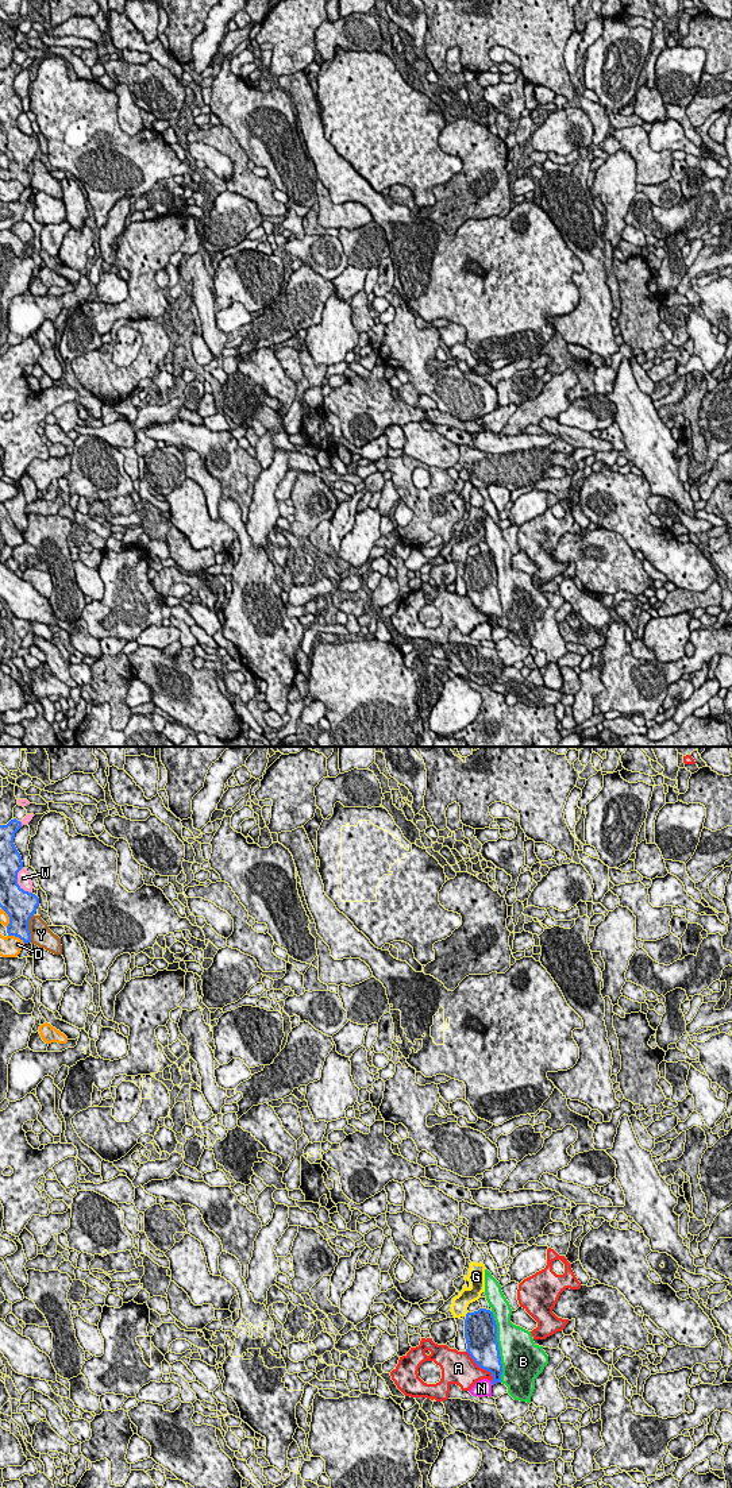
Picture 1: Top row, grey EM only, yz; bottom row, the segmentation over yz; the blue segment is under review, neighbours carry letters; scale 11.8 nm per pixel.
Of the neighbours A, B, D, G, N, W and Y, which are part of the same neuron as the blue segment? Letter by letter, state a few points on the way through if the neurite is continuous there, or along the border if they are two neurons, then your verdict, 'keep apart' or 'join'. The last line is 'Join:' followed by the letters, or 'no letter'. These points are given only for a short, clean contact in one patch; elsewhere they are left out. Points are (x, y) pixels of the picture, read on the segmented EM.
A: keep apart
B: keep apart
D: keep apart
G: border along yz (467, 1311), (465, 1315); keep apart
N: keep apart
W: keep apart
Y: keep apart
Join: no letter

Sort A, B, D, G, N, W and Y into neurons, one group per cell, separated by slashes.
A / B / D / G / N / W / Y

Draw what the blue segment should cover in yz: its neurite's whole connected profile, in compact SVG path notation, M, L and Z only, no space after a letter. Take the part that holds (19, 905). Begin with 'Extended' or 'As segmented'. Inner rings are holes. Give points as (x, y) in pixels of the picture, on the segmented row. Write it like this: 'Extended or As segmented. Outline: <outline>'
As segmented. Outline: M16 818L0 825L0 907L9 917L8 936L19 937L28 944L31 942L28 921L36 911L39 898L18 884L18 872L23 868L23 861L14 839L20 828L22 822Z

